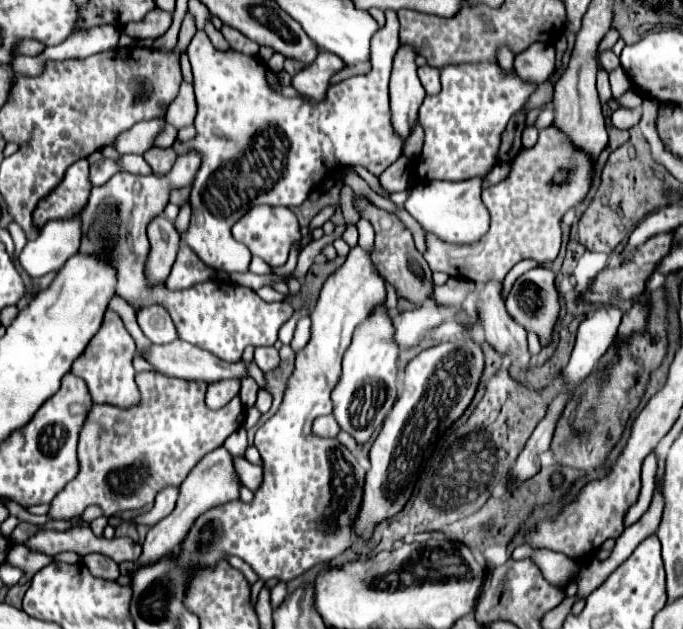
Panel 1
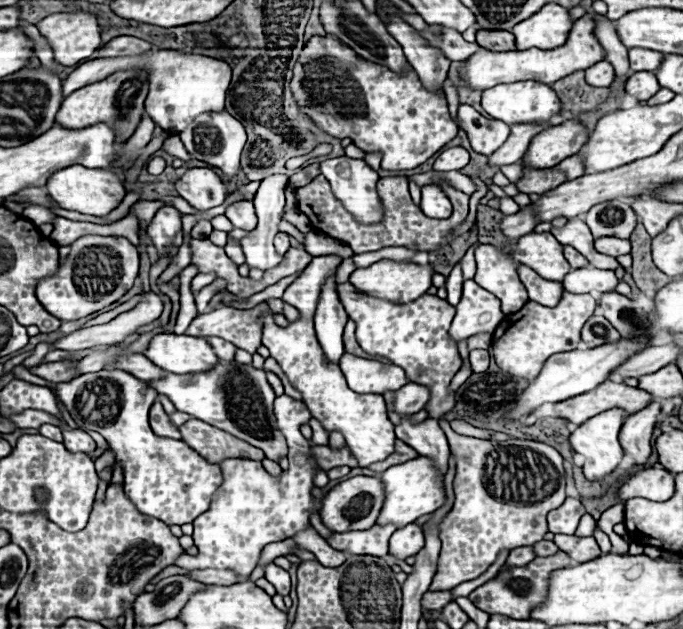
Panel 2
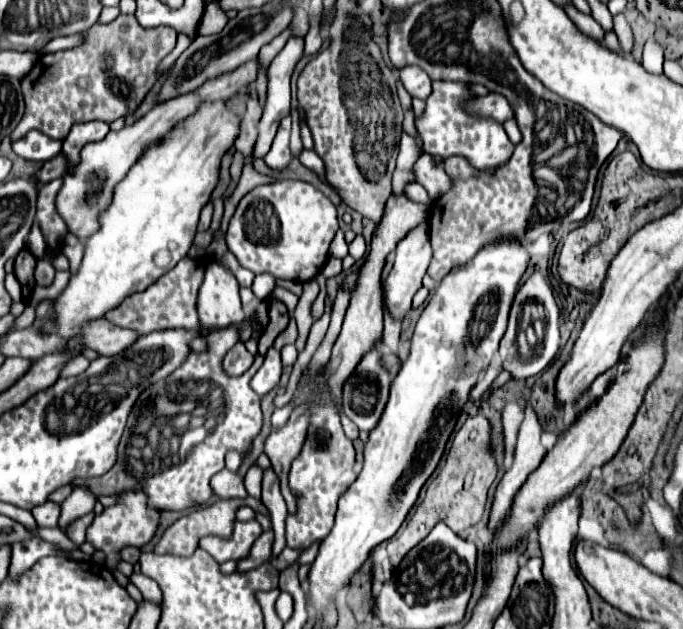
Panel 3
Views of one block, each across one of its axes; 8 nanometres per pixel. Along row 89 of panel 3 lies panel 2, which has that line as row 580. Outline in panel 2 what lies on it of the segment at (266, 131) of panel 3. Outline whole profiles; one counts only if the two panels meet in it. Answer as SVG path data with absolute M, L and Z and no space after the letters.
M272 562L272 564L266 566L264 578L266 578L270 584L274 584L274 588L276 588L278 594L282 594L282 596L288 596L288 594L290 594L290 576L288 576L288 572L286 572L284 568L280 568L280 566L276 566L276 564Z

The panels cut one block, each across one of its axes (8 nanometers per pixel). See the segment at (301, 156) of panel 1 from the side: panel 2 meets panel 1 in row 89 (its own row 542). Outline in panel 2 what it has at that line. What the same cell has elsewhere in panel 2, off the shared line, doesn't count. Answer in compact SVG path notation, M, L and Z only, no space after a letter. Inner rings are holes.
M286 394L276 396L274 414L290 450L290 468L282 472L282 476L276 480L256 460L220 462L218 466L222 470L222 484L216 490L210 508L194 520L192 538L198 548L198 554L192 556L184 553L178 557L175 565L187 570L228 568L234 570L238 576L246 578L256 568L260 552L266 544L292 538L296 532L308 528L310 514L320 508L320 502L314 502L310 494L314 486L312 476L318 466L310 460L310 444L300 434L300 426L306 424L312 414L304 406L304 402L294 400ZM372 526L368 530L332 534L328 542L336 550L344 550L350 554L370 554L370 556L382 558L388 554L388 540L394 530L396 530L394 526Z

